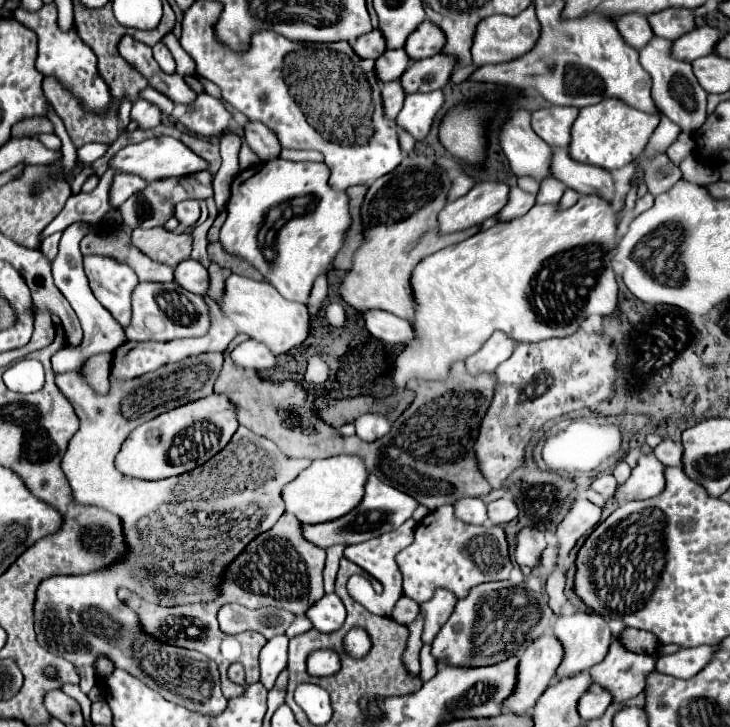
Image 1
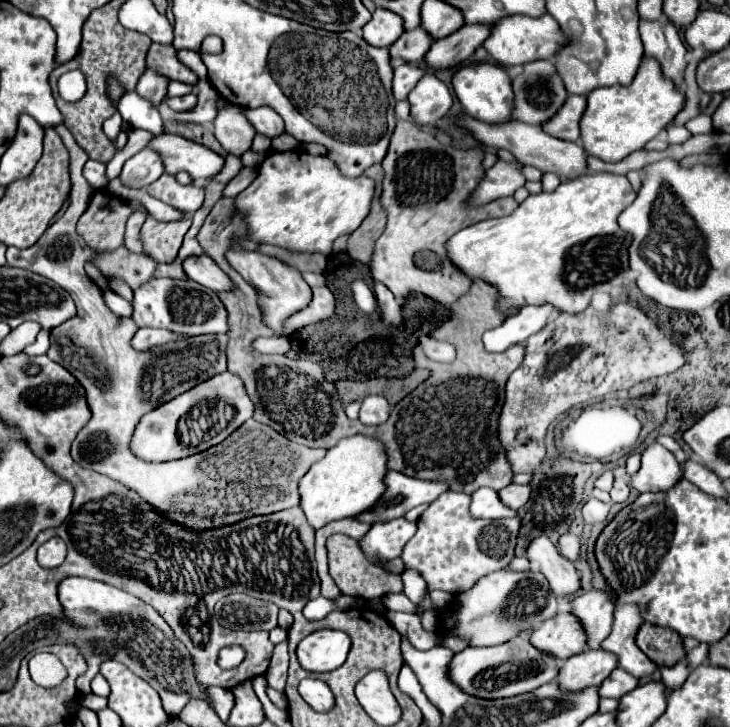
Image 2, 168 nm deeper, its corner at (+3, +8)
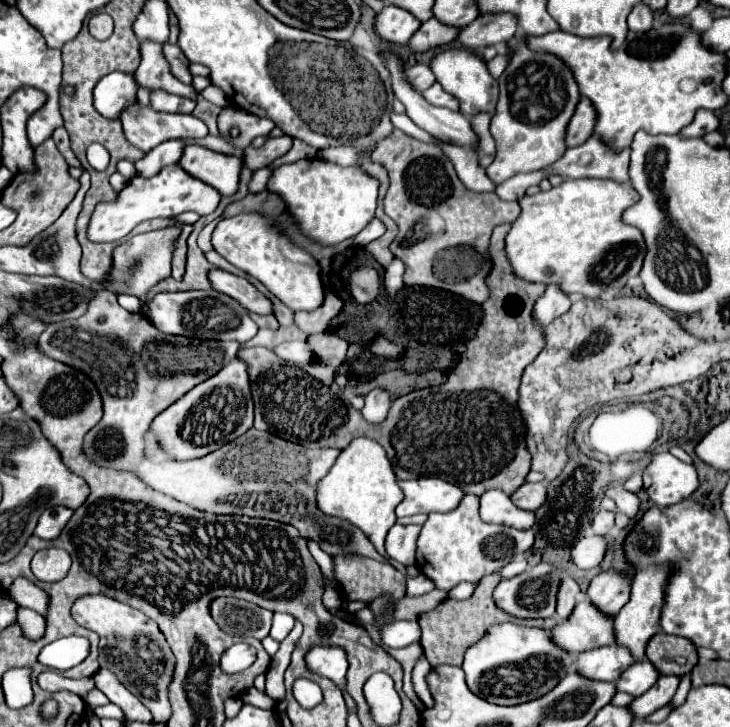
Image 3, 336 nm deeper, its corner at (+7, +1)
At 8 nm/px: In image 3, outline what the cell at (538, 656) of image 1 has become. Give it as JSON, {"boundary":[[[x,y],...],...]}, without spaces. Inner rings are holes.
{"boundary":[[[580,596],[572,616],[556,624],[556,628],[550,630],[550,636],[558,648],[564,648],[564,652],[580,654],[614,642],[612,618],[598,612],[586,596]]]}

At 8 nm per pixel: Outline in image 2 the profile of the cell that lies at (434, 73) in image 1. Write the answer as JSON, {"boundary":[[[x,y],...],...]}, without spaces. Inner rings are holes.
{"boundary":[[[472,23],[472,25],[464,25],[458,31],[454,31],[452,35],[438,39],[432,49],[428,51],[426,63],[430,67],[436,69],[446,69],[446,67],[454,67],[466,59],[470,59],[474,55],[474,51],[488,39],[492,31],[492,25],[484,25],[484,23]]]}

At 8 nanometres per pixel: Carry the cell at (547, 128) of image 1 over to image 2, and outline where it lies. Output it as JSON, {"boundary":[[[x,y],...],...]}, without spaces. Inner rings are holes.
{"boundary":[[[570,95],[554,121],[544,125],[544,131],[564,141],[580,139],[580,117],[586,109],[586,95]]]}

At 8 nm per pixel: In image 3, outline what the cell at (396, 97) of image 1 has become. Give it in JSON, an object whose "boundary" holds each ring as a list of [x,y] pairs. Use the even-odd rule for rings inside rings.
{"boundary":[[[416,64],[416,66],[406,70],[406,80],[412,84],[412,88],[416,88],[418,92],[424,92],[426,88],[430,88],[434,84],[436,78],[428,66]]]}

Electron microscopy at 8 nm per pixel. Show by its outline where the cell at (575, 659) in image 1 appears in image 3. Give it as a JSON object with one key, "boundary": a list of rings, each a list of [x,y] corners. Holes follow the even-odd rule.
{"boundary":[[[602,572],[590,582],[586,594],[592,600],[592,604],[600,608],[600,612],[616,616],[630,598],[630,580],[614,572]]]}

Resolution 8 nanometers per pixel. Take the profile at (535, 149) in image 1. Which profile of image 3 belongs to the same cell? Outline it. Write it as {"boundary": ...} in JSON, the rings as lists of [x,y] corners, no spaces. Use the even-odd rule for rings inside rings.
{"boundary":[[[458,48],[458,50],[446,50],[440,52],[432,64],[430,64],[436,80],[442,84],[442,88],[452,94],[454,98],[458,98],[460,102],[460,112],[464,116],[474,116],[480,112],[486,114],[494,114],[496,104],[498,104],[498,82],[492,78],[492,74],[488,72],[486,64],[482,58],[478,58],[476,54],[472,54],[470,50]]]}

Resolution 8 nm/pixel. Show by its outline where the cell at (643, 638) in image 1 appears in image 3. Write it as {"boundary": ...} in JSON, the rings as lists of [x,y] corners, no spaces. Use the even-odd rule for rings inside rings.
{"boundary":[[[656,634],[646,648],[646,658],[654,664],[654,668],[662,674],[662,676],[682,676],[688,674],[698,656],[696,656],[696,648],[692,646],[690,640],[684,640],[680,636],[668,636],[668,634]],[[684,656],[686,664],[678,664],[676,658]]]}

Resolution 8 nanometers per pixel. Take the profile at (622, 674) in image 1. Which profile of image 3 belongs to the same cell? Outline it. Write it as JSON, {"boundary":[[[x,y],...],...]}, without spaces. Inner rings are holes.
{"boundary":[[[646,568],[642,572],[638,572],[632,580],[632,592],[630,592],[630,600],[628,604],[618,612],[618,616],[614,618],[614,644],[620,644],[624,648],[628,648],[632,652],[632,658],[636,662],[644,660],[644,650],[648,640],[660,632],[658,626],[658,618],[660,618],[660,608],[664,604],[664,584],[666,584],[666,576],[668,570],[666,568]]]}

